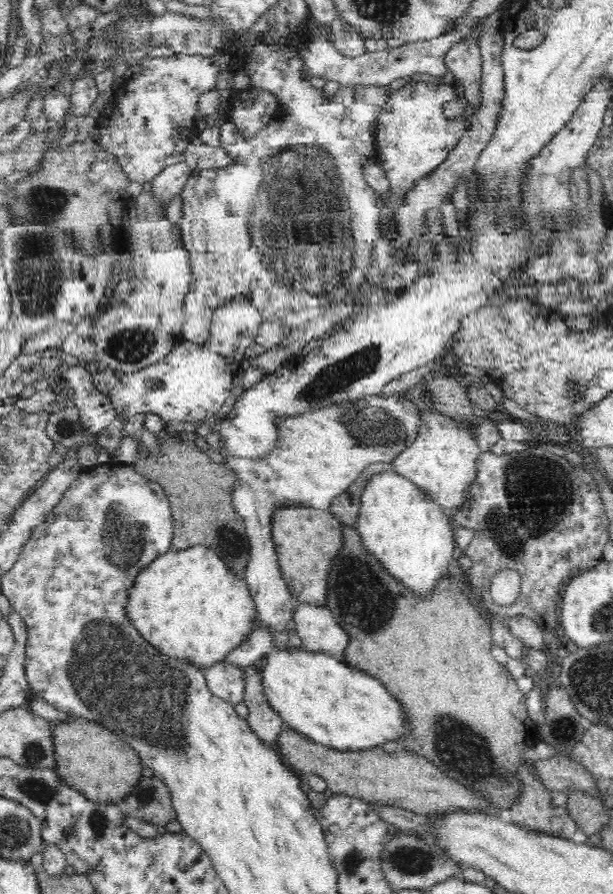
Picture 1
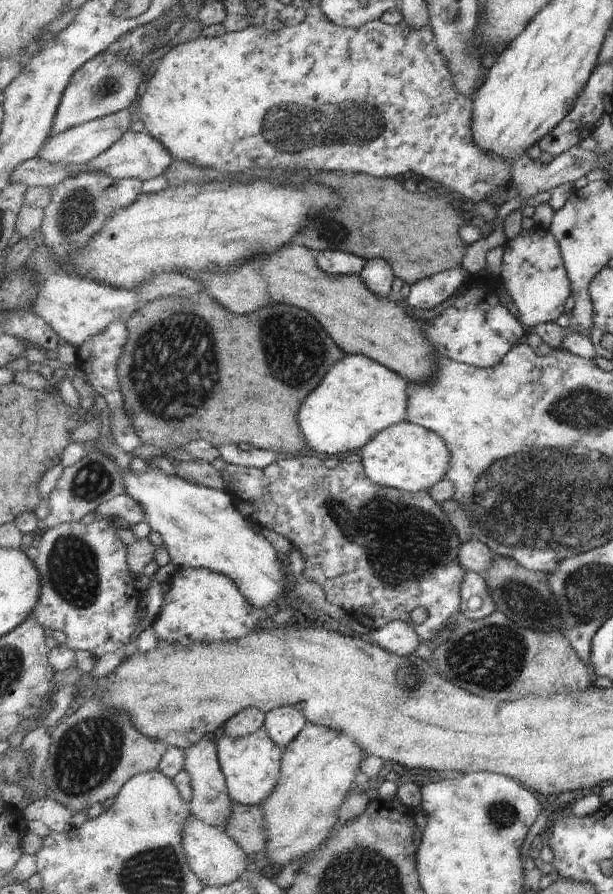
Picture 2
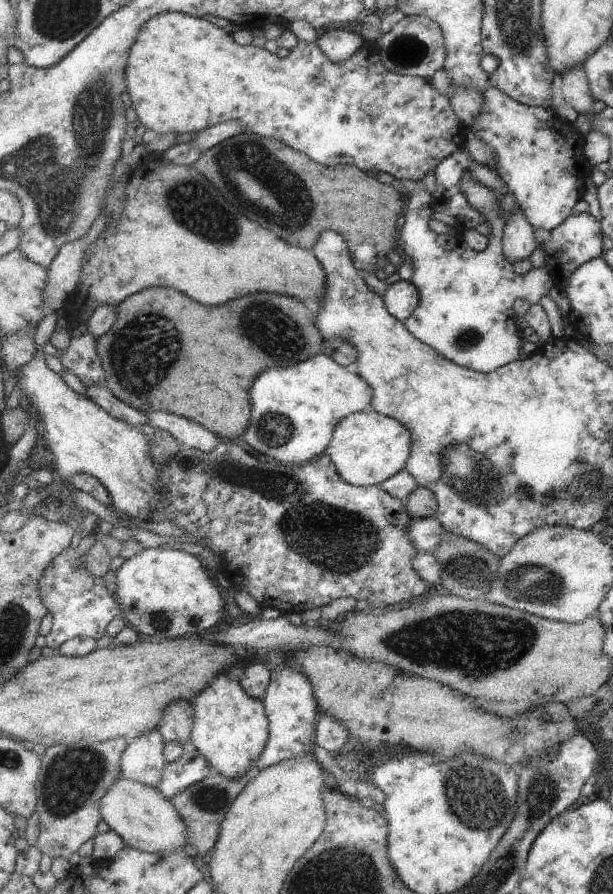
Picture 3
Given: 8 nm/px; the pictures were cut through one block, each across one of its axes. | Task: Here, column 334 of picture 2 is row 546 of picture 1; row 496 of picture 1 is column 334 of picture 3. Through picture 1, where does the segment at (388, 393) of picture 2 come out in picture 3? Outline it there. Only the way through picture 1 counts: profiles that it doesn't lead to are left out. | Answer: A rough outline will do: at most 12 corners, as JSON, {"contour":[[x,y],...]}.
{"contour":[[325,354],[253,384],[241,438],[274,462],[325,454],[370,409],[361,375]]}

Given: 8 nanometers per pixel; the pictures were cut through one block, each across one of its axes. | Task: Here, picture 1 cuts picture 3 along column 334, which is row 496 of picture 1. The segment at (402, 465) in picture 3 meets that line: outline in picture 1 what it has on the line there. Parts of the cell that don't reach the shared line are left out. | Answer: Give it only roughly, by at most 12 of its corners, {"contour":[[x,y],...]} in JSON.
{"contour":[[417,413],[394,470],[442,503],[452,521],[482,449],[474,426]]}

